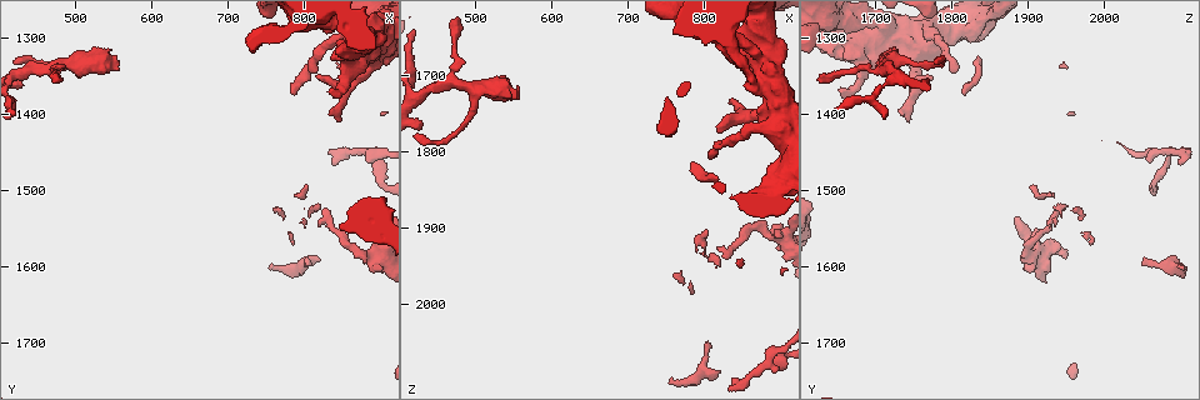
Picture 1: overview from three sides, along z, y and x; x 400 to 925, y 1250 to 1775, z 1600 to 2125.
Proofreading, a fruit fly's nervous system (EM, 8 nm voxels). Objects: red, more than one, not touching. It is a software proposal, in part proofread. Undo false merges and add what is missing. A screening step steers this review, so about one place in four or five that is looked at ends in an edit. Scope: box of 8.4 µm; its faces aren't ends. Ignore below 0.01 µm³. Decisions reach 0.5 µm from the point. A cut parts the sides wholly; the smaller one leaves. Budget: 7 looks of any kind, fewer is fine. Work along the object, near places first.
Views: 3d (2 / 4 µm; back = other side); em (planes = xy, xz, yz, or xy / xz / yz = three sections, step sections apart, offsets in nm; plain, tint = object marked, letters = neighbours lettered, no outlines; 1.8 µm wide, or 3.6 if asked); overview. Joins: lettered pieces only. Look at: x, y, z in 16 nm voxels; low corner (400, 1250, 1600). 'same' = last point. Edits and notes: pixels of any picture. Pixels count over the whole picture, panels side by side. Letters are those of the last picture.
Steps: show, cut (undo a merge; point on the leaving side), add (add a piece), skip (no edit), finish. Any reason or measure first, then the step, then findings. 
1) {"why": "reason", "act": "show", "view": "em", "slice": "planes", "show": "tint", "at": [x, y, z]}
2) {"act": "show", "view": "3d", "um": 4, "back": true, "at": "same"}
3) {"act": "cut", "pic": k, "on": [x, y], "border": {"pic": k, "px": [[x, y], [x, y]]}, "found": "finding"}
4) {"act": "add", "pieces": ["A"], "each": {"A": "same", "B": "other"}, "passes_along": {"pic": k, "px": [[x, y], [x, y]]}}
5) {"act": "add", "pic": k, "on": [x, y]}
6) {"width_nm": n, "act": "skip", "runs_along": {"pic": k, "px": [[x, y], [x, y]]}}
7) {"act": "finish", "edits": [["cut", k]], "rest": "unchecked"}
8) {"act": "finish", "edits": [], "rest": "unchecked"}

{"why": "narrows sharply", "act": "show", "view": "3d", "um": 2, "at": [475, 1340, 1655]}

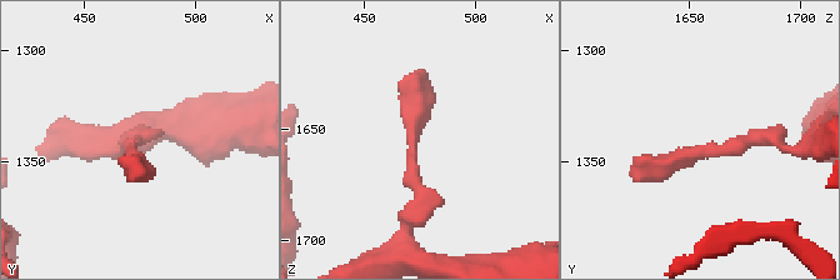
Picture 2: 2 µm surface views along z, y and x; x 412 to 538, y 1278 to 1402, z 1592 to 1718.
{"act": "show", "view": "em", "slice": "xy", "step": 16, "show": "tint", "at": [470, 1345, 1659]}

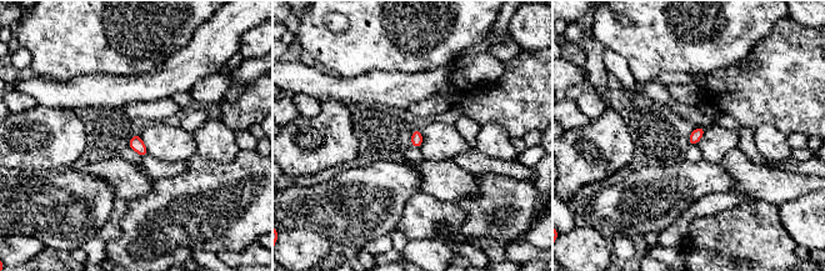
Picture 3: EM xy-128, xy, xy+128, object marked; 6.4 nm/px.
{"act": "show", "view": "em", "slice": "planes", "show": "letters", "at": "same"}

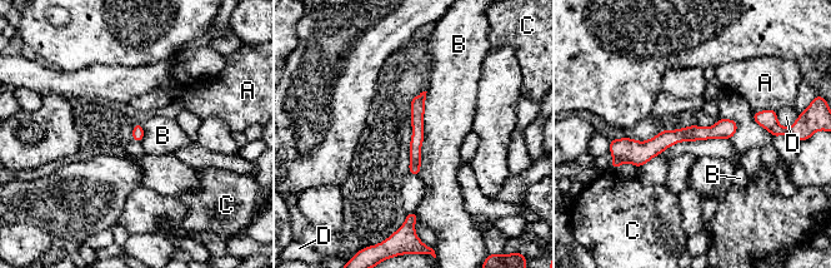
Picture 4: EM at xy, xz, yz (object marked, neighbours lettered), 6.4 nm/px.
{"act": "skip", "each": {"A": "other", "B": "other", "C": "other", "D": "other"}, "runs_along": {"pic": 4, "px": [[734, 125], [620, 148]]}, "found": "continuous, no second neuron"}

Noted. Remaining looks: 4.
{"why": "sudden change in width", "act": "show", "view": "em", "slice": "planes", "show": "letters", "at": [870, 1290, 1710]}

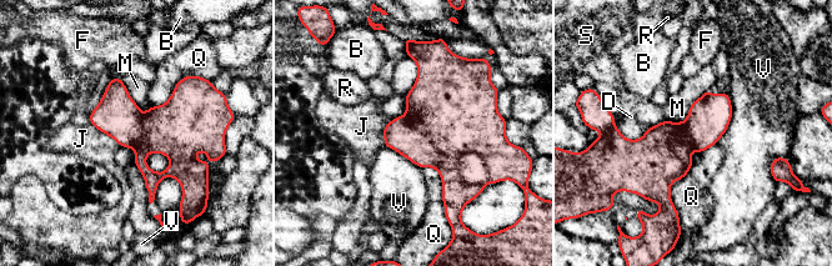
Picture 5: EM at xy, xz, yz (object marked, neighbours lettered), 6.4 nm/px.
{"act": "cut", "pic": 5, "on": [470, 166], "each": {"B": "other", "D": "other", "F": "other", "J": "other", "M": "other", "Q": "other", "R": "other", "S": "other", "V": "other"}, "border": {"pic": 5, "px": [[460, 154], [460, 179], [482, 185]]}, "found": "two neurons meet here"}

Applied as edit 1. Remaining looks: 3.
{"act": "show", "view": "overview"}

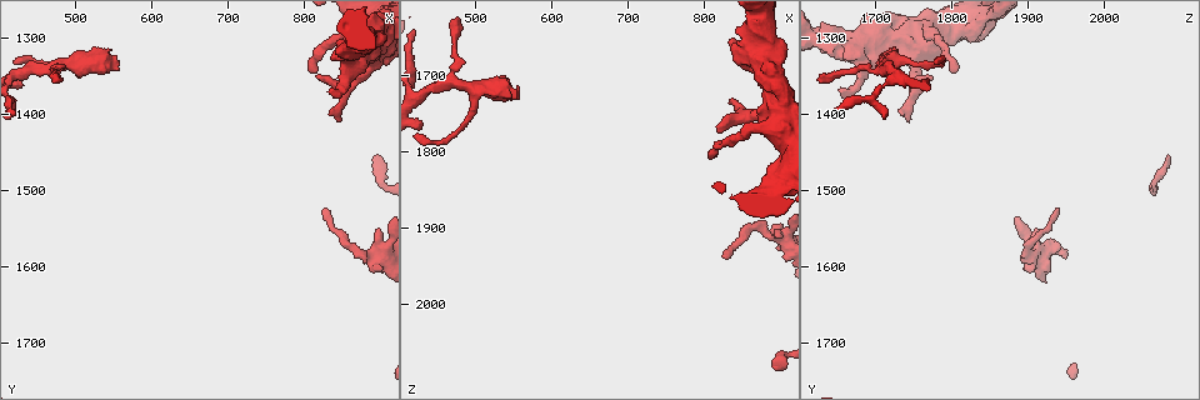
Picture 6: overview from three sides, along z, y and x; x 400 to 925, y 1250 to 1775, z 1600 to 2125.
{"why": "an open end", "act": "show", "view": "3d", "um": 2, "at": [815, 1340, 1800]}

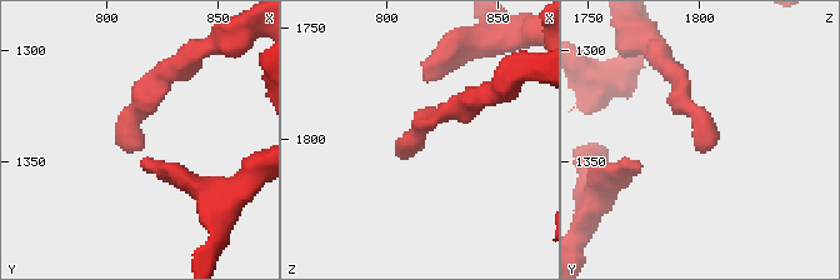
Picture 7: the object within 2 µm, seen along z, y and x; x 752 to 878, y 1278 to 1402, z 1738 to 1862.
{"act": "show", "view": "em", "slice": "planes", "show": "letters", "at": [815, 1344, 1799]}

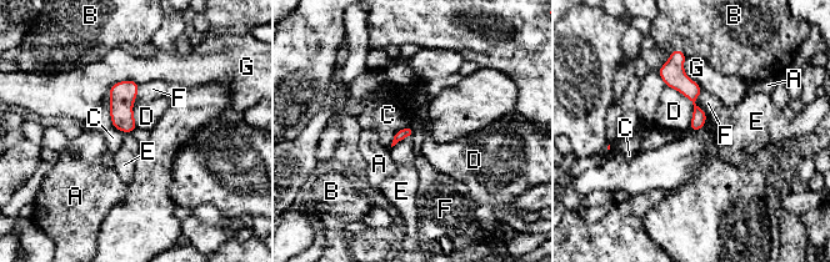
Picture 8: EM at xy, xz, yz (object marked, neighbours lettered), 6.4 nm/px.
{"longest_contact_nm": ["D", 320], "act": "skip", "each": {"A": "other", "B": "other", "C": "other", "D": "other", "E": "other", "F": "other", "G": "other"}, "border": {"pic": 8, "px": [[411, 135], [408, 135], [391, 147]]}, "found": "no lettered piece goes on from it"}

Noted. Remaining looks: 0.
{"act": "finish", "edits": [["cut", 5]], "rest": "unchecked"}

